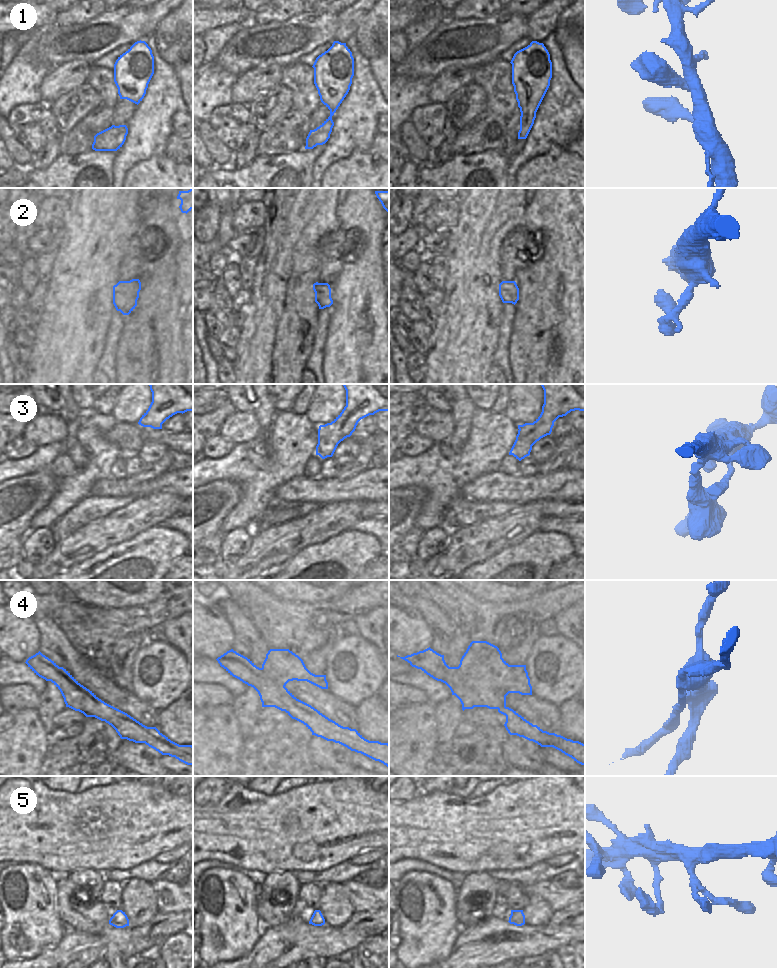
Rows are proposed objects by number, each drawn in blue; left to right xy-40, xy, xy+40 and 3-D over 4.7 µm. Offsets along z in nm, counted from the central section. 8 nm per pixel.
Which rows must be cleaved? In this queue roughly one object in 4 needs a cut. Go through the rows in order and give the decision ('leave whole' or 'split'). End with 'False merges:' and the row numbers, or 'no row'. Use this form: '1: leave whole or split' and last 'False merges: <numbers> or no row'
1: leave whole
2: split
3: split
4: split
5: split
False merges: 2, 3, 4, 5

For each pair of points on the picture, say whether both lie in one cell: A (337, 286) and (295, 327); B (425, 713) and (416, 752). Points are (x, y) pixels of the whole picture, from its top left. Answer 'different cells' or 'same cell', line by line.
A: different cells
B: same cell

